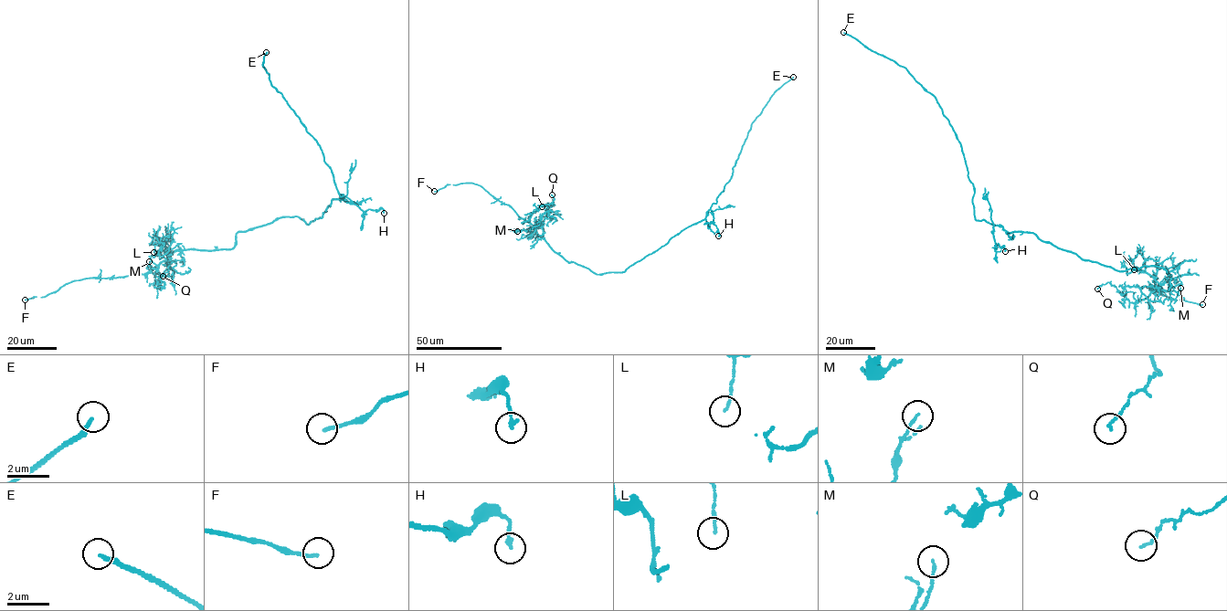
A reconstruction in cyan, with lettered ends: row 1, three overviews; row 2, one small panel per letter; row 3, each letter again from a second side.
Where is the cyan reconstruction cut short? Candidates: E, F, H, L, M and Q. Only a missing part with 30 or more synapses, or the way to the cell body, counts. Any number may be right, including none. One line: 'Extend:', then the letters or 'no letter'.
Extend: E, F

